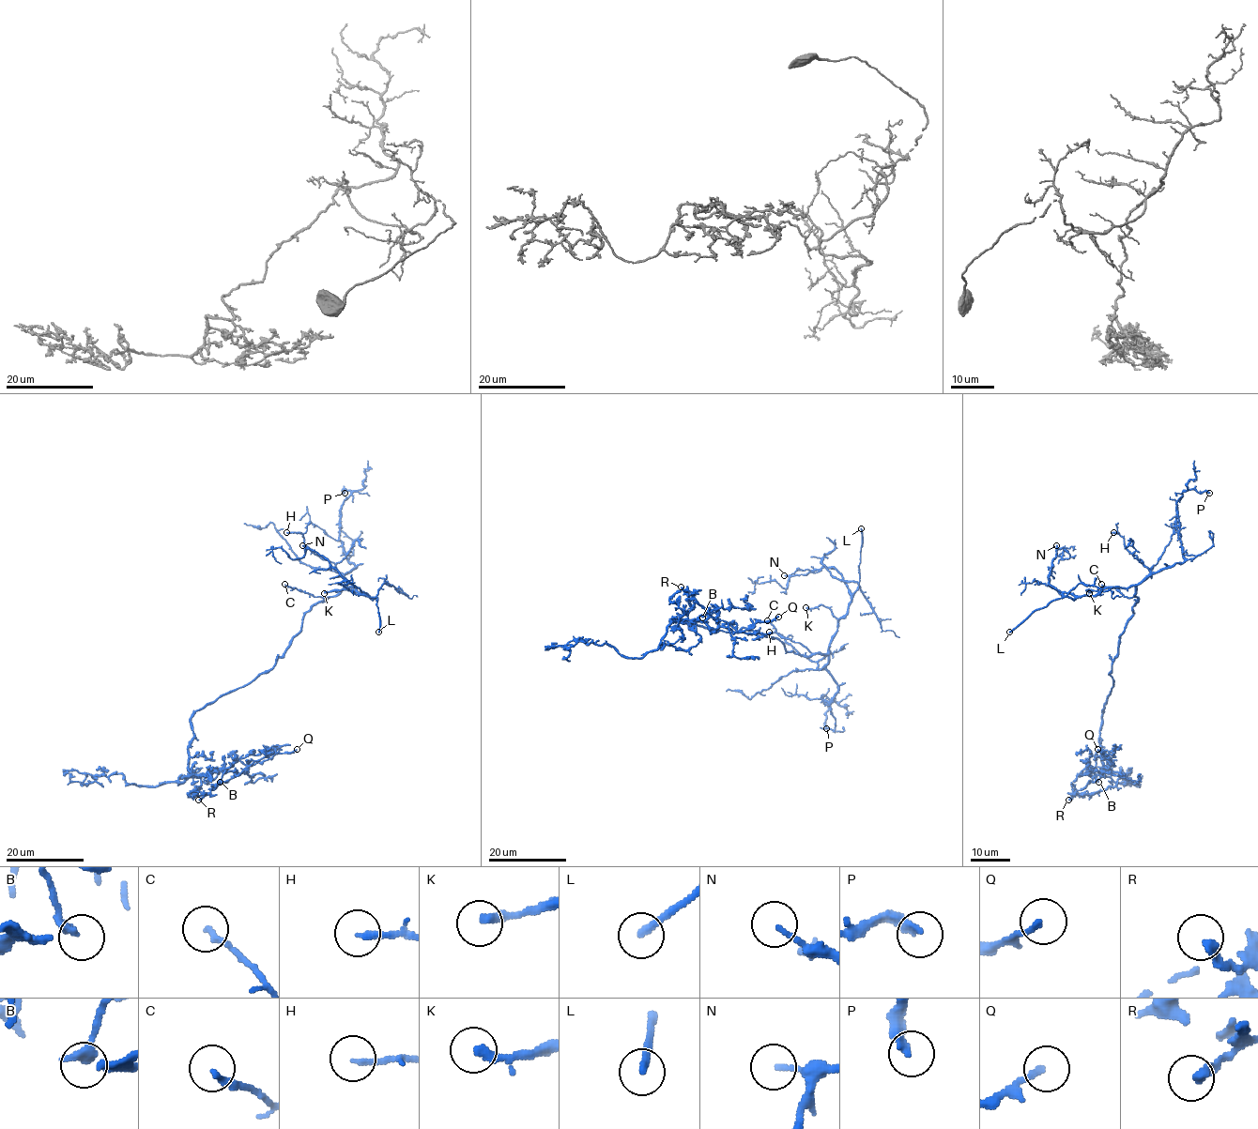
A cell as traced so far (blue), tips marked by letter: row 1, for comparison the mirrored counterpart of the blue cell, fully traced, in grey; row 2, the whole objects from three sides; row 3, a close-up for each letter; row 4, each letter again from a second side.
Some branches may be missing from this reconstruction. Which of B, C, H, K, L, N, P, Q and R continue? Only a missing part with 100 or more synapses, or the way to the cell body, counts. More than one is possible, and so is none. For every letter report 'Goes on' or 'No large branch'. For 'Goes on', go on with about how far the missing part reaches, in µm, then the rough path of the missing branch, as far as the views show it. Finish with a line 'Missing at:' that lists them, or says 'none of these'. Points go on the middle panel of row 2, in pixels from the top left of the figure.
B: No large branch
C: No large branch
H: No large branch
K: No large branch
L: Goes on. Missing length about 35 µm. Course of what is missing: (861, 528), (853, 490), (820, 460)
N: No large branch
P: No large branch
Q: No large branch
R: No large branch
Missing at: L

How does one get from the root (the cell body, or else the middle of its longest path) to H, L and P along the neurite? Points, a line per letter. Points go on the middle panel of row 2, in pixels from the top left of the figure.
H: (760, 633), (776, 638), (788, 651), (825, 653), (827, 664), (819, 669), (782, 635), (769, 632)
L: (760, 633), (776, 638), (788, 651), (803, 655), (827, 652), (837, 622), (846, 614), (858, 586), (861, 528)
P: (760, 633), (788, 651), (827, 655), (837, 692), (830, 702), (821, 696), (833, 700), (826, 728)

